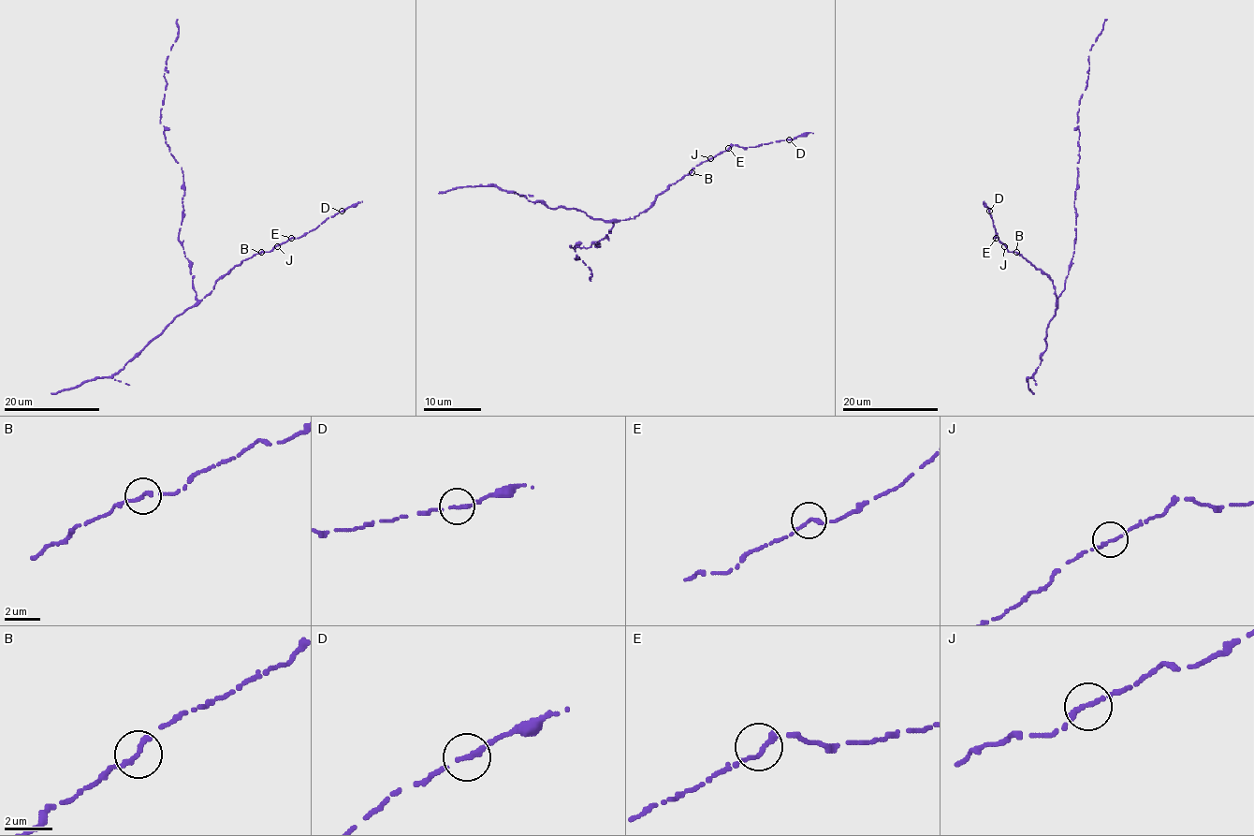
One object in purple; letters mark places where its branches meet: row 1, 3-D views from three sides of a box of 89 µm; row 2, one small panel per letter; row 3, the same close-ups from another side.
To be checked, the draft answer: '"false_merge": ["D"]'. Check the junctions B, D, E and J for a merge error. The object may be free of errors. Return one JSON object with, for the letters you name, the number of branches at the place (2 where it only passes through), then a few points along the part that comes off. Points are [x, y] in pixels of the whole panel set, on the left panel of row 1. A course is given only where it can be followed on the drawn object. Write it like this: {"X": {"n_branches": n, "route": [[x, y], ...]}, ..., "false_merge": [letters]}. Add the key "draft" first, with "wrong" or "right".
{"draft": "wrong", "false_merge": []}

